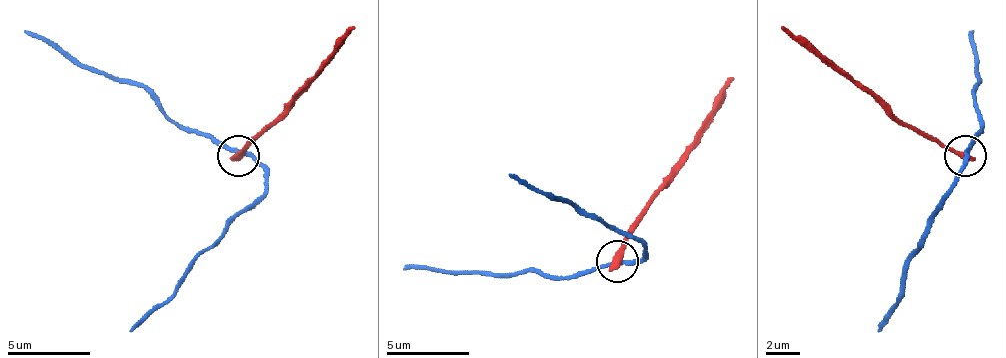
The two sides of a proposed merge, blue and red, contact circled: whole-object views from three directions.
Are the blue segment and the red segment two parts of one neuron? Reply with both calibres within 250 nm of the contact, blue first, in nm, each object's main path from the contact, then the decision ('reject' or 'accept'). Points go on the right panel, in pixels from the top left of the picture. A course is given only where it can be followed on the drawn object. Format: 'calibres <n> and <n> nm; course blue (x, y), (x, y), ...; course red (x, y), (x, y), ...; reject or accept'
calibres 240 and 460 nm; course blue (964, 155), (955, 188), (910, 259), (905, 292), (876, 329); course red (964, 155), (905, 125), (780, 25); reject

